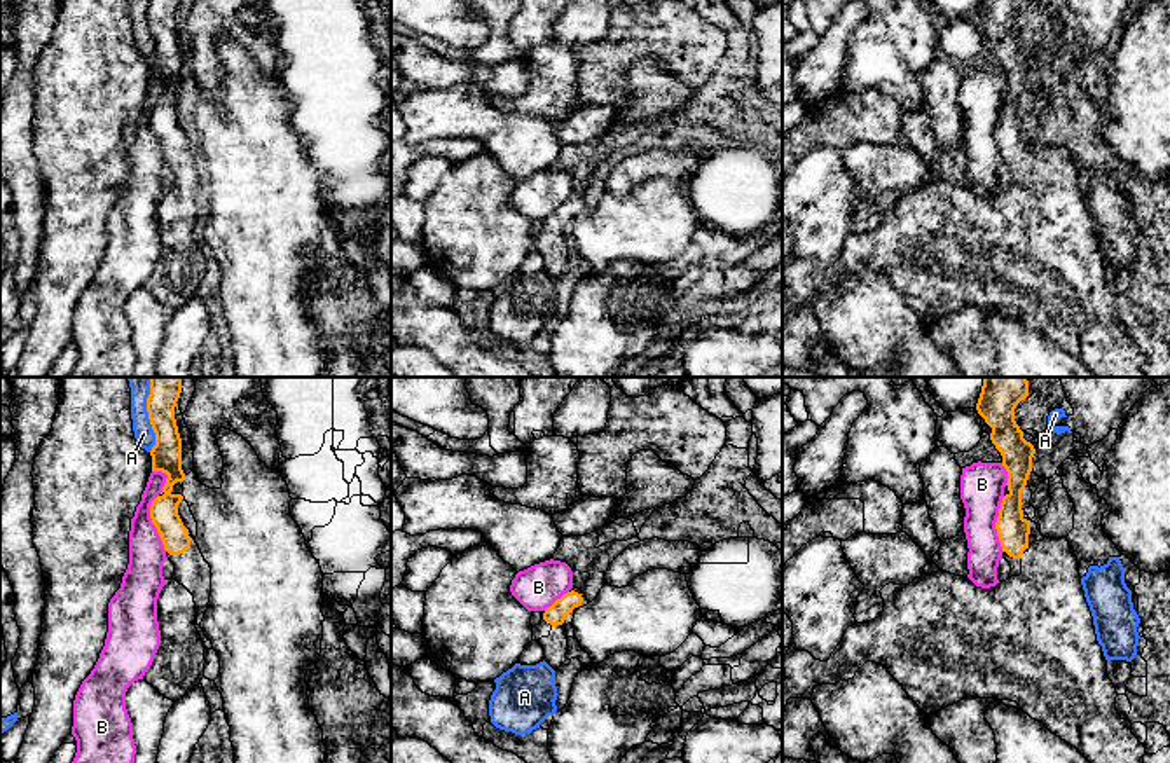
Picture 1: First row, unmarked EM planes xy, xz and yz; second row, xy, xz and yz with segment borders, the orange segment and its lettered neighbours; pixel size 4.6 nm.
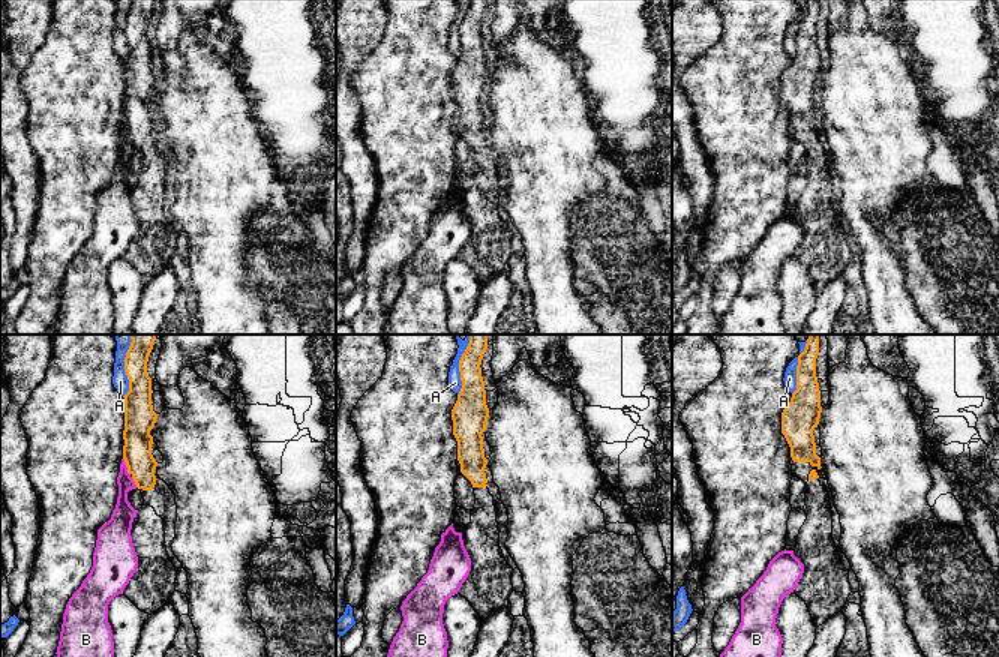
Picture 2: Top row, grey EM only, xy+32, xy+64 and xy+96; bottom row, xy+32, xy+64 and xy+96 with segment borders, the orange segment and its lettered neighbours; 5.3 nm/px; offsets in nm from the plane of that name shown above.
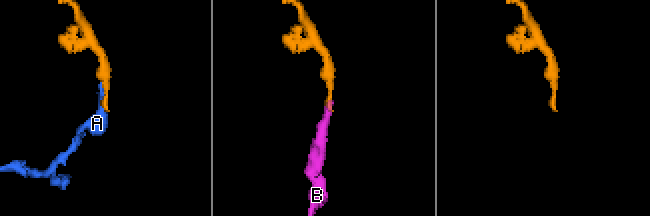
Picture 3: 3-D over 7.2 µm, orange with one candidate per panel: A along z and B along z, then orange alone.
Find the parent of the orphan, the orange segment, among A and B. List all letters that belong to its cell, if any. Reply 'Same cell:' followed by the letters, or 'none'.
Same cell: none

